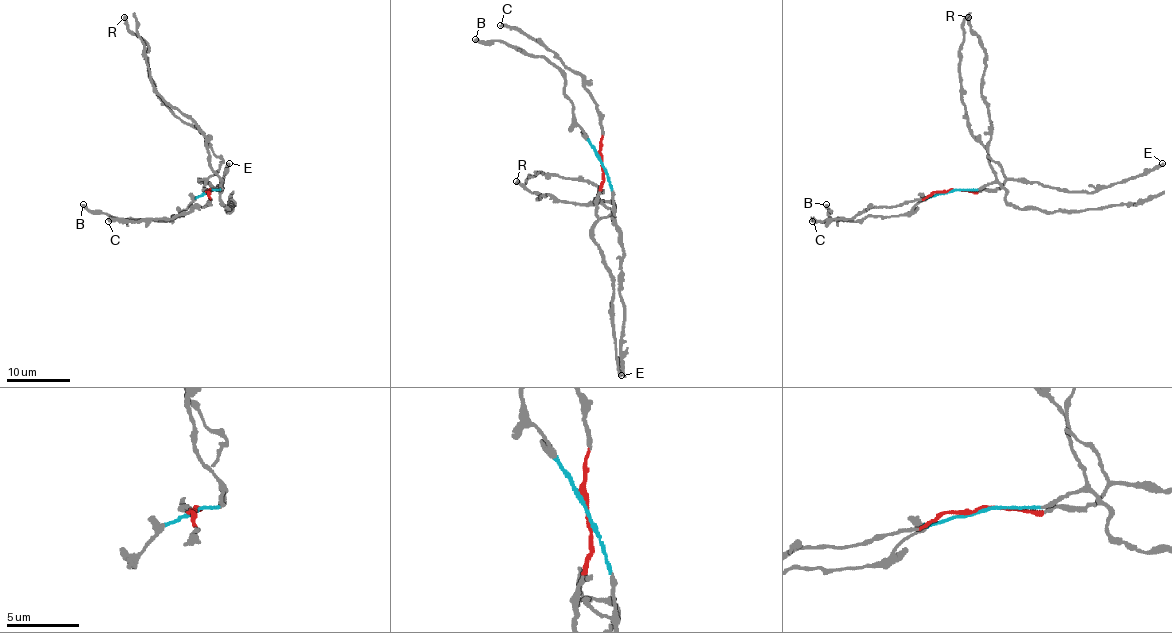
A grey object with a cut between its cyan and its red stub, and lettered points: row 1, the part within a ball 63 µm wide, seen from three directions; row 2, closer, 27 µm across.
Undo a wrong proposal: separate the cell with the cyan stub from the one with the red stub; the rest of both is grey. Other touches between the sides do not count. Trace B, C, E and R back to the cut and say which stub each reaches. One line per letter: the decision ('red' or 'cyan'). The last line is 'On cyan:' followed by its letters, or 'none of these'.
B: cyan
C: red
E: red
R: red
On cyan: B

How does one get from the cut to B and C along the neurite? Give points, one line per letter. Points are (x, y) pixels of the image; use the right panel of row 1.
B: (950, 191), (919, 201), (907, 213), (865, 217), (856, 221), (833, 220), (827, 213), (826, 204)
C: (950, 191), (930, 193), (923, 199), (905, 201), (889, 207), (868, 207), (851, 218), (813, 221)

